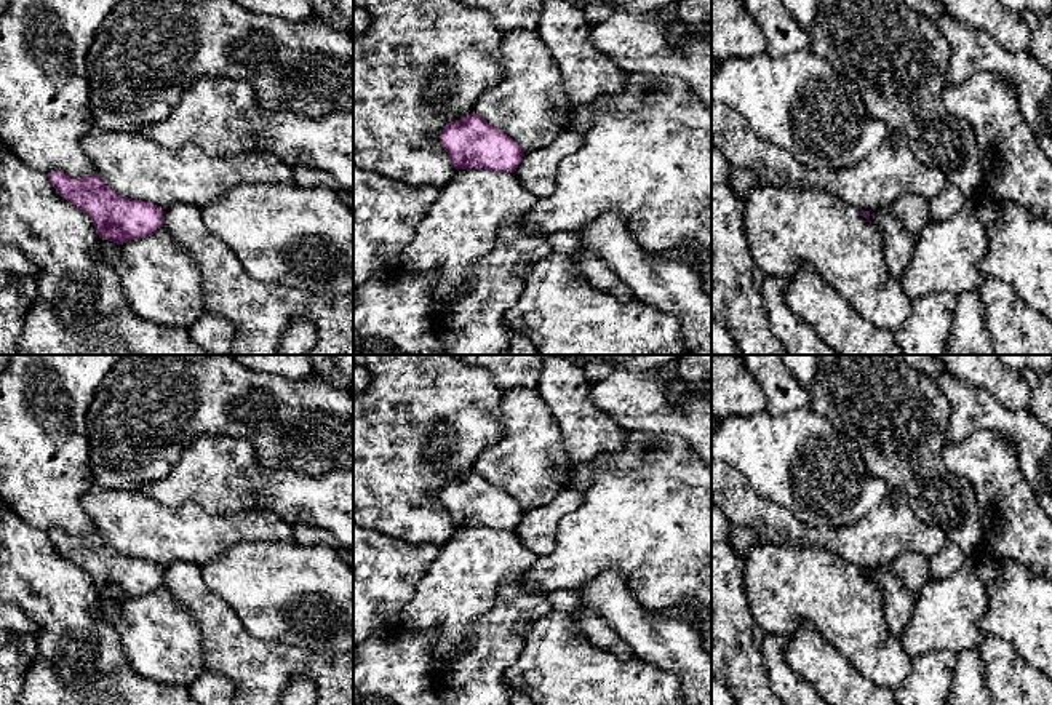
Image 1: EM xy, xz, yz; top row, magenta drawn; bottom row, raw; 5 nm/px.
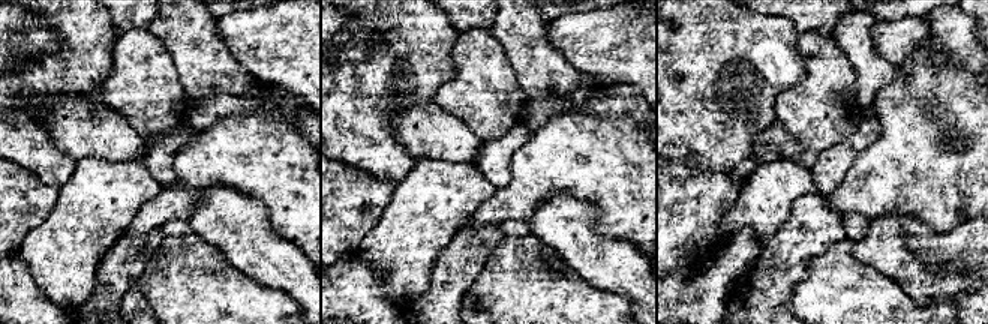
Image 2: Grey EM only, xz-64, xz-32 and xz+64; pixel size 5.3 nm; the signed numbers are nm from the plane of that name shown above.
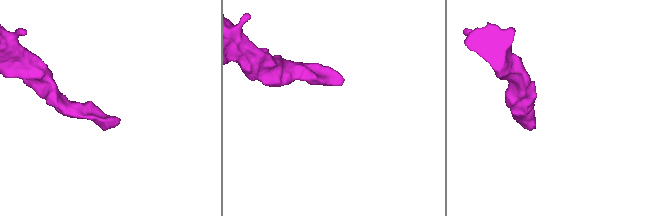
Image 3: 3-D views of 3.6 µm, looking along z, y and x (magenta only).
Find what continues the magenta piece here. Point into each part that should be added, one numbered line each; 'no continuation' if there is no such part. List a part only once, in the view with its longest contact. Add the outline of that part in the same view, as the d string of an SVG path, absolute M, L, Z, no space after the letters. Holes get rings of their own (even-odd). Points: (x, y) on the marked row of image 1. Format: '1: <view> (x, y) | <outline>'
no continuation

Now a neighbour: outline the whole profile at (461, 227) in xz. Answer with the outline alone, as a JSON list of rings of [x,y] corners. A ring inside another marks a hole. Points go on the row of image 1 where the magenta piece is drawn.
[[[456,169],[401,253],[403,275],[435,277],[433,318],[464,296],[473,264],[496,246],[500,227],[523,219],[537,201],[515,173]]]

